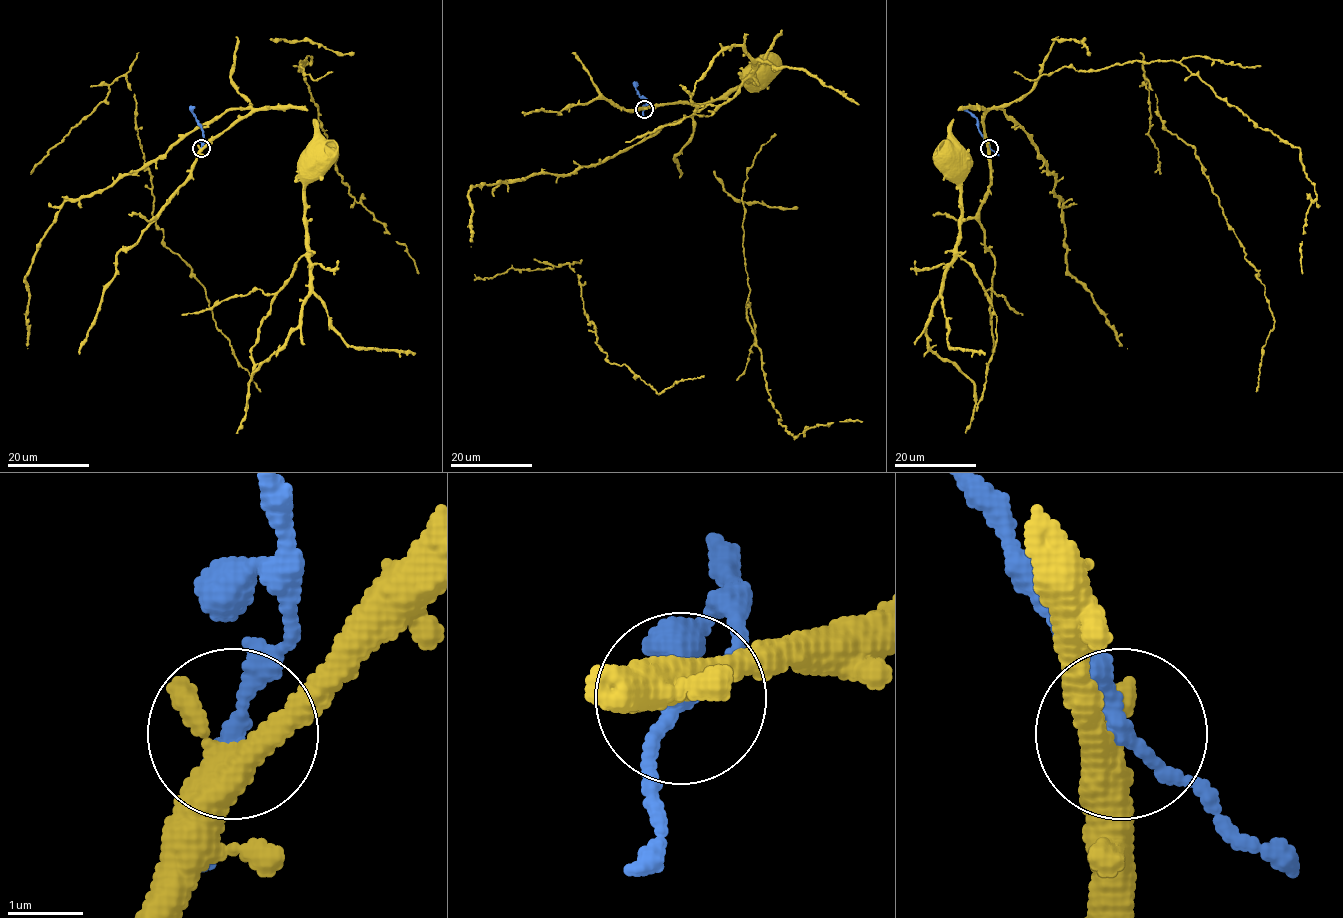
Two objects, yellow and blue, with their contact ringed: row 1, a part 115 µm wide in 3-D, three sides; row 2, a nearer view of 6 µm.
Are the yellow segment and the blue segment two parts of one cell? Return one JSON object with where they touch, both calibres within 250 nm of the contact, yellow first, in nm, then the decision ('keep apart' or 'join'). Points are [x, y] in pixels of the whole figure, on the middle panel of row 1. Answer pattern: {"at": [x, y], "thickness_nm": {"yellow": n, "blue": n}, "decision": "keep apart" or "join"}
{"at": [644, 109], "thickness_nm": {"yellow": 360, "blue": 200}, "decision": "join"}

